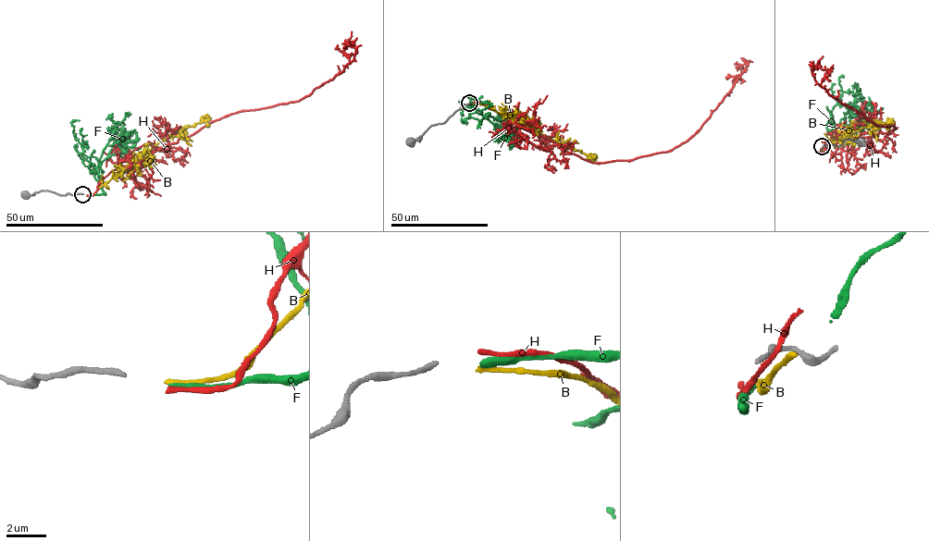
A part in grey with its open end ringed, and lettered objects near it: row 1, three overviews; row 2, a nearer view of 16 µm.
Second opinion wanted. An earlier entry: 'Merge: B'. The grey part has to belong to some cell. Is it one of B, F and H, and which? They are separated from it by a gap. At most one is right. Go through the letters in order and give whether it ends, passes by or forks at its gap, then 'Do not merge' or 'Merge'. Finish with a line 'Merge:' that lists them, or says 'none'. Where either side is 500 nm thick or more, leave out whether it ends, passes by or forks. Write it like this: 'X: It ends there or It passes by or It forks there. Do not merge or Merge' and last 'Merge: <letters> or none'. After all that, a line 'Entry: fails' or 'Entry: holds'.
B: It ends there. Do not merge
F: It ends there. Do not merge
H: It ends there. Merge
Merge: H
Entry: fails

